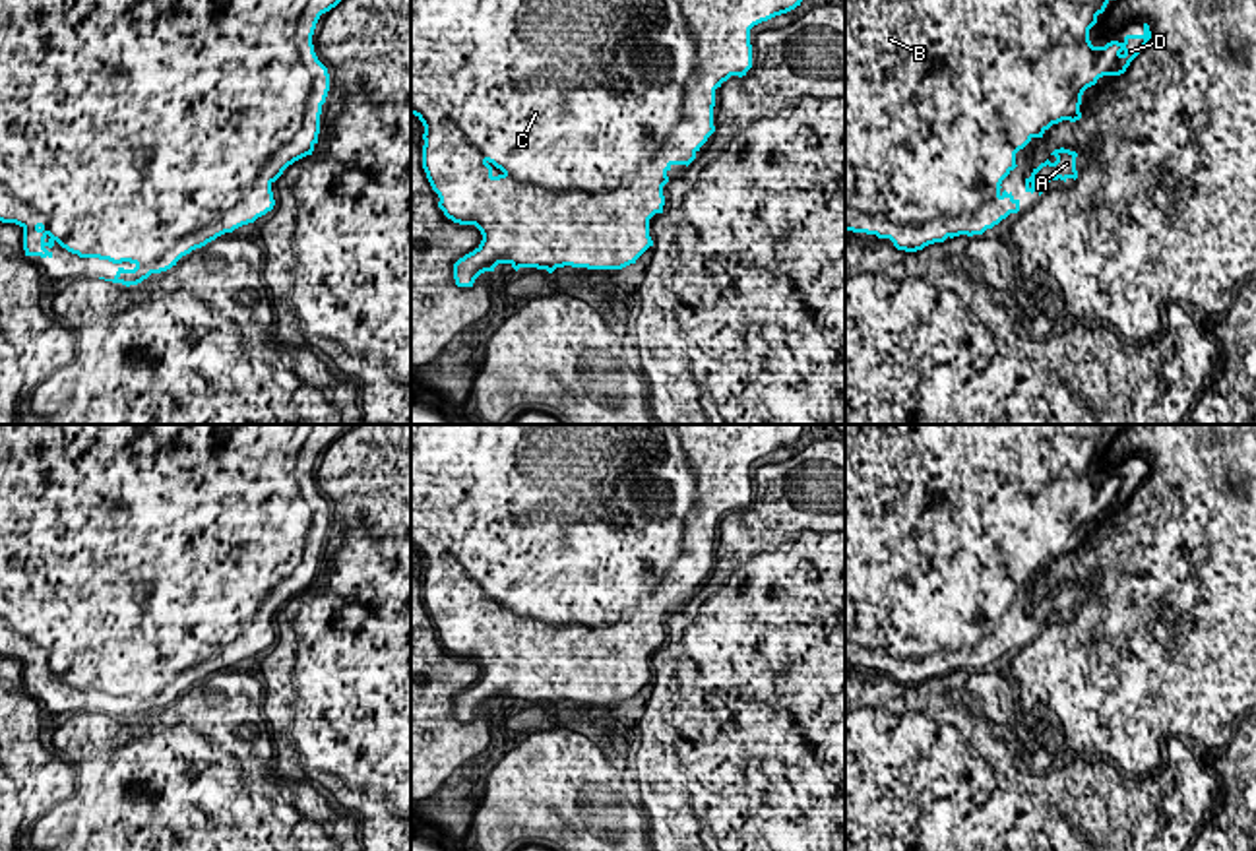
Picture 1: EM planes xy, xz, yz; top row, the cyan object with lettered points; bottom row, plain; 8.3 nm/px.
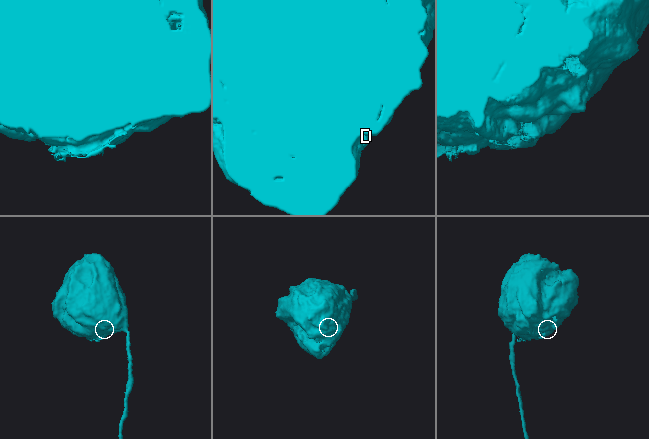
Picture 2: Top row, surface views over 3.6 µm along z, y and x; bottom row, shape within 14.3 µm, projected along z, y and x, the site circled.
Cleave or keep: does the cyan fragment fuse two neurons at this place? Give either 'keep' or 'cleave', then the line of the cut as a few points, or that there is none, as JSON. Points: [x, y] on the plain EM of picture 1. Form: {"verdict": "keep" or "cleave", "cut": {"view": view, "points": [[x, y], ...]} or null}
{"verdict": "cleave", "cut": {"view": "xz", "points": [[712, 559], [665, 572], [644, 630]]}}

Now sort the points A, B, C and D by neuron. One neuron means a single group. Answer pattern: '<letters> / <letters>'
A / B C D

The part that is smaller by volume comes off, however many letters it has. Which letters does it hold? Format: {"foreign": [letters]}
{"foreign": ["A"]}

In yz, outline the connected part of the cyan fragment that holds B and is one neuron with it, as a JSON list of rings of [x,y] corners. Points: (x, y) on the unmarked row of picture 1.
[[[845,425],[845,665],[886,673],[884,655],[870,653],[870,647],[882,647],[894,659],[913,657],[917,663],[936,653],[938,667],[925,671],[926,678],[934,678],[950,669],[948,655],[959,647],[967,649],[961,659],[963,669],[983,669],[987,663],[979,655],[989,634],[994,646],[987,657],[1008,651],[1006,640],[994,636],[994,626],[1010,609],[1016,587],[1033,572],[1043,572],[1052,558],[1080,554],[1083,525],[1103,510],[1124,508],[1151,473],[1149,459],[1144,457],[1142,469],[1126,469],[1122,477],[1111,475],[1105,481],[1091,479],[1089,463],[1097,457],[1097,450],[1122,428],[1124,425]]]

